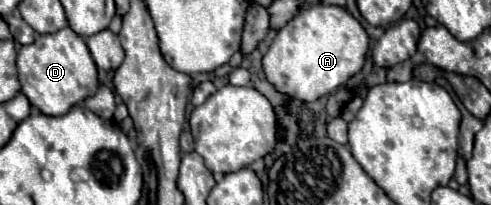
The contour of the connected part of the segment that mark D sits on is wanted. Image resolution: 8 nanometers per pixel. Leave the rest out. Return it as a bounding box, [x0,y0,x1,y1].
[18,27,98,115]

